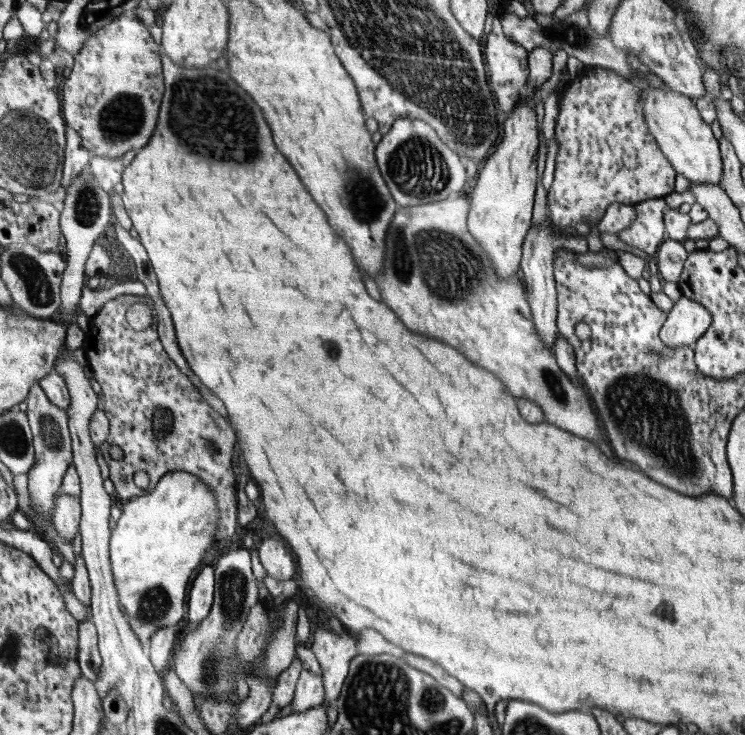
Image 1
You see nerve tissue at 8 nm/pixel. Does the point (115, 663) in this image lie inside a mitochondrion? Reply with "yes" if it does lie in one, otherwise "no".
no

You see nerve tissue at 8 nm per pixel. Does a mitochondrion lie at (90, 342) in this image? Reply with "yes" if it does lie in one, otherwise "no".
no

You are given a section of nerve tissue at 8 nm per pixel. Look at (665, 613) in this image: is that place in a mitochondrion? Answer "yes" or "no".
no

